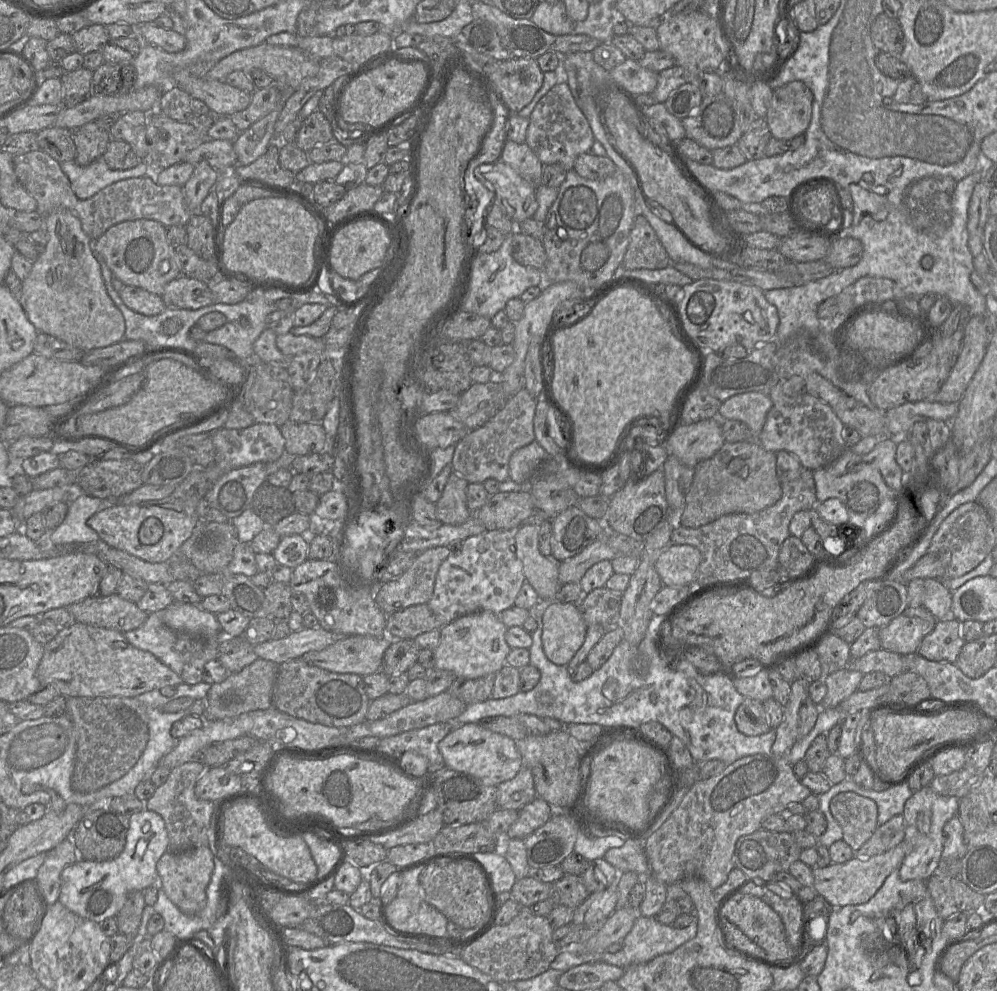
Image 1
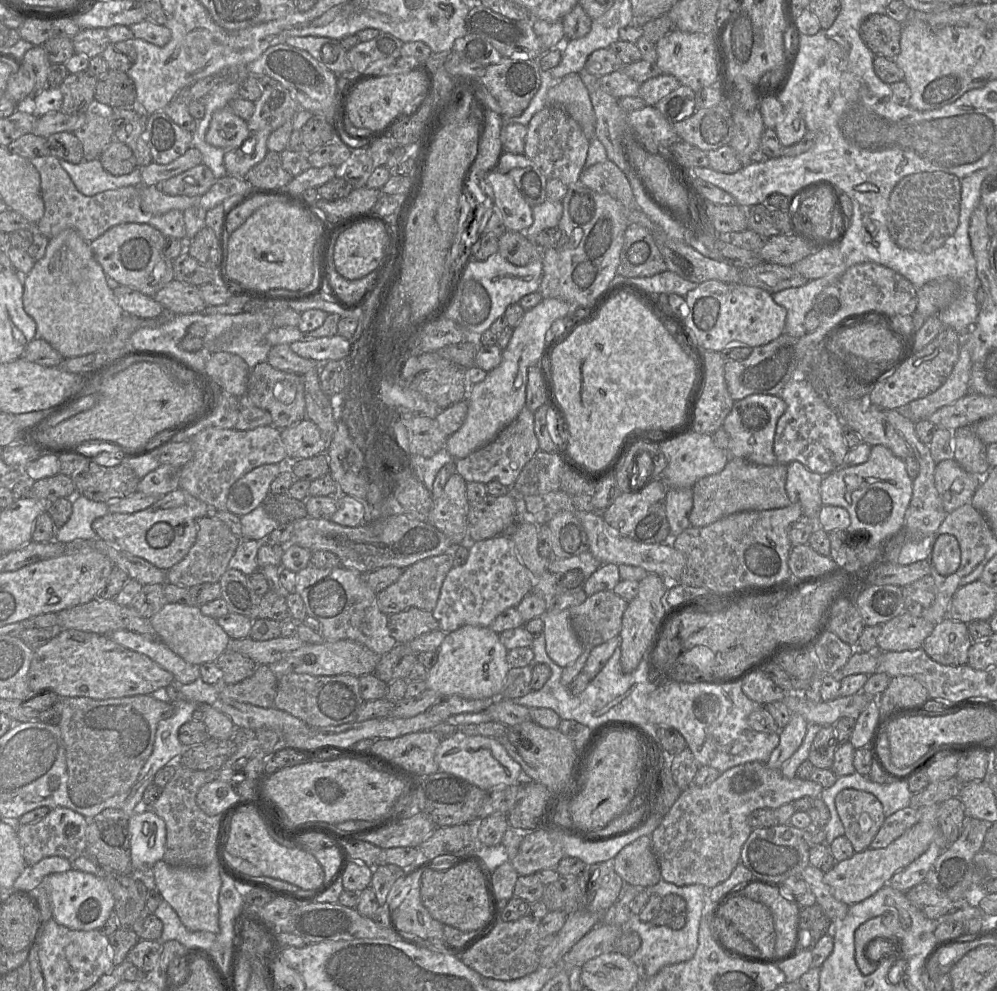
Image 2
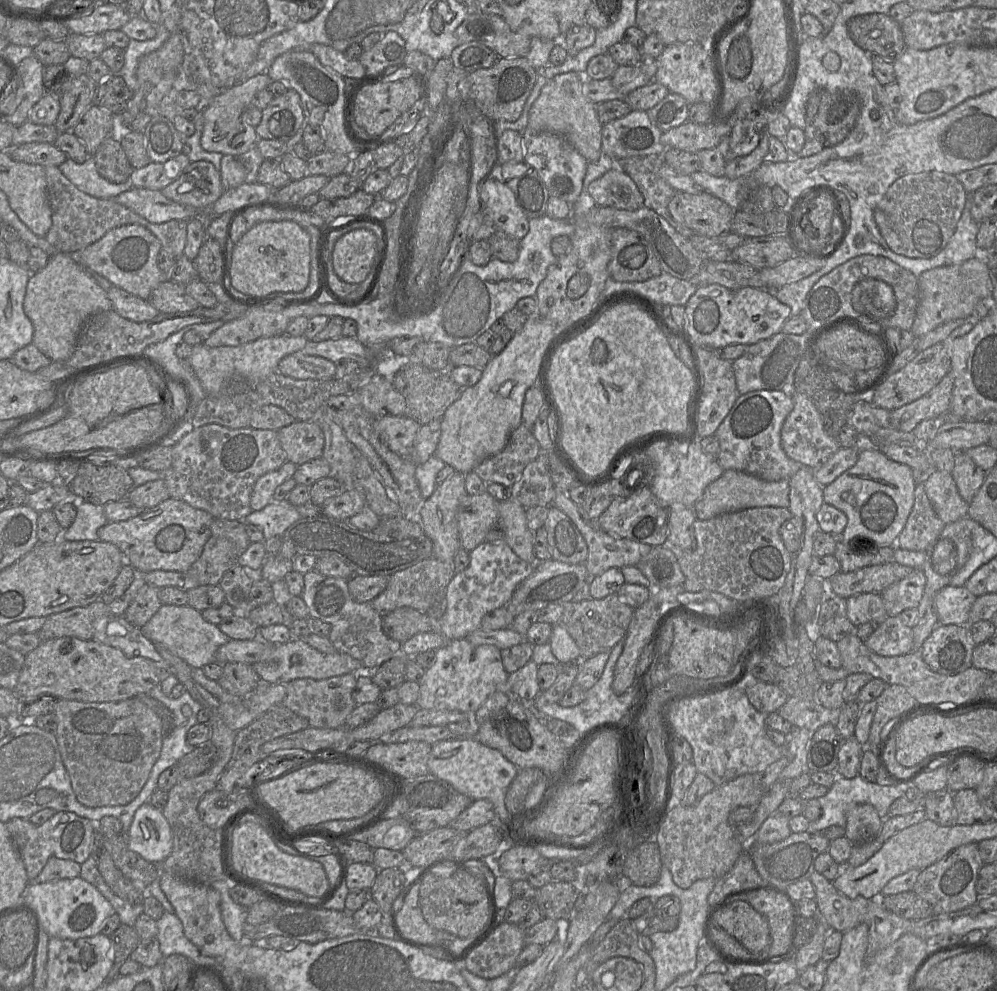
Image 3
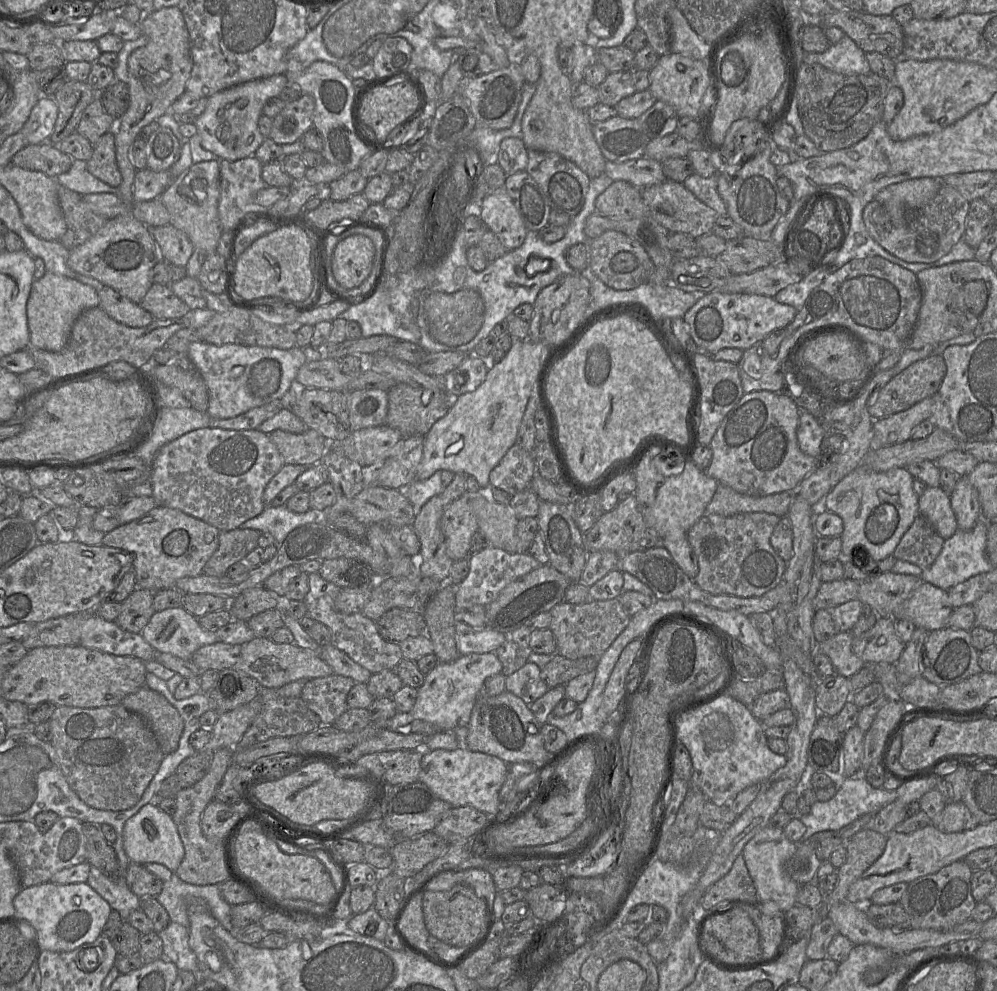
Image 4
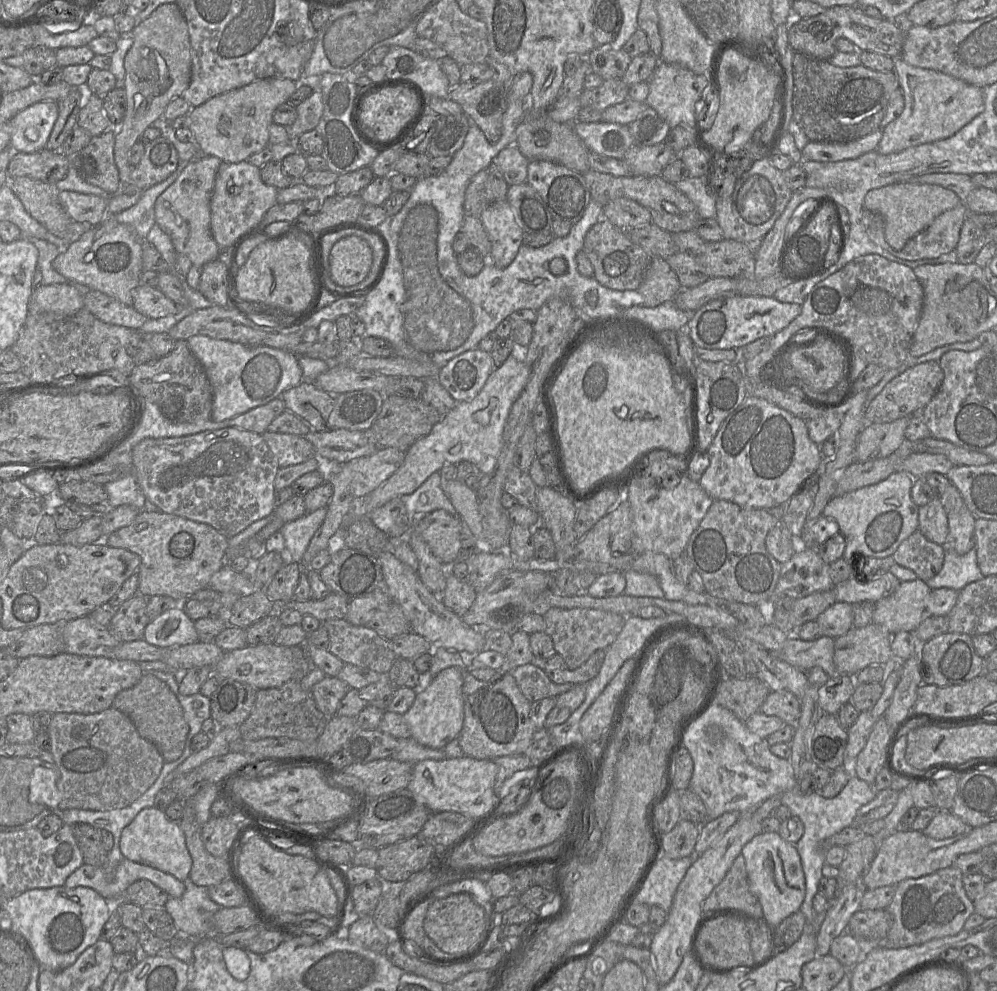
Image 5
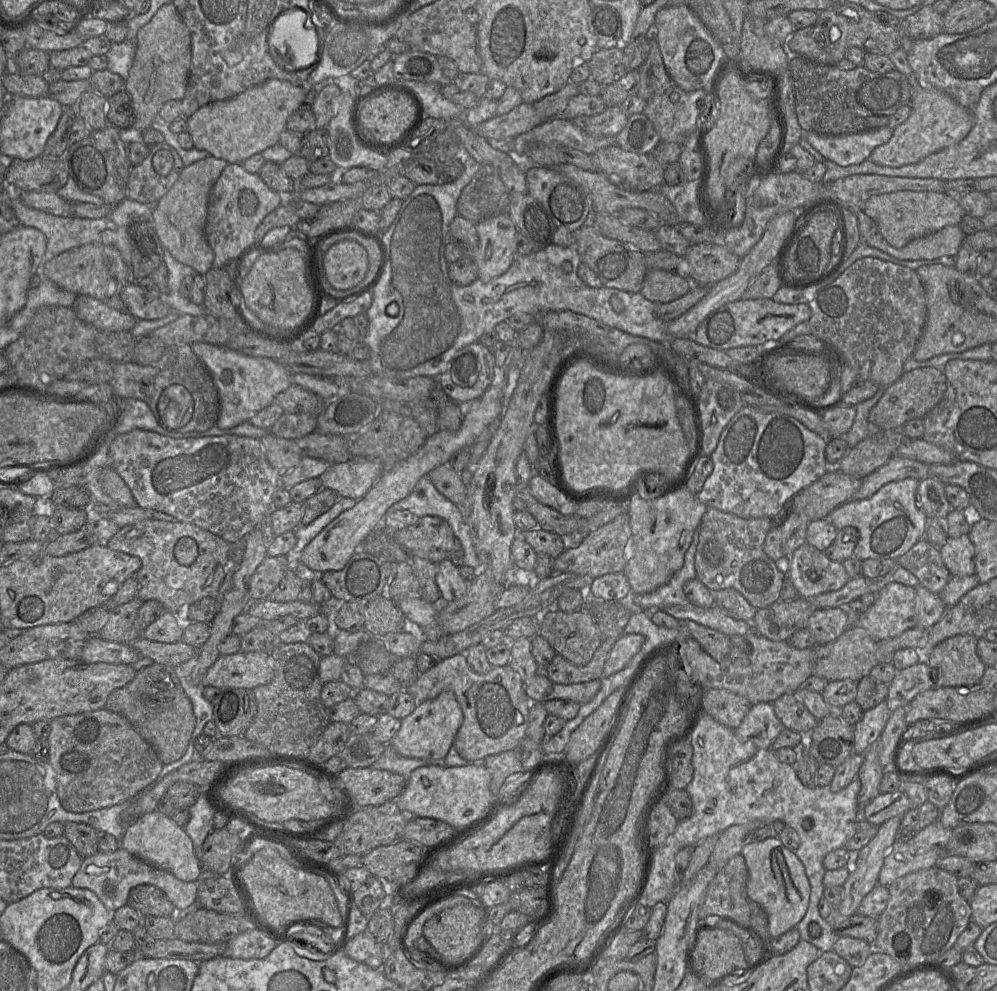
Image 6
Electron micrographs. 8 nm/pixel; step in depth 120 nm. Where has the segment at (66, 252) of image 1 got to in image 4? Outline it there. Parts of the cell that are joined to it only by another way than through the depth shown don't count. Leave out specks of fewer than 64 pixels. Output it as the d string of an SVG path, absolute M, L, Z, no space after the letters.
M46 272L32 282L26 304L30 346L47 351L61 350L69 339L76 318L86 309L99 306L97 290L78 280Z

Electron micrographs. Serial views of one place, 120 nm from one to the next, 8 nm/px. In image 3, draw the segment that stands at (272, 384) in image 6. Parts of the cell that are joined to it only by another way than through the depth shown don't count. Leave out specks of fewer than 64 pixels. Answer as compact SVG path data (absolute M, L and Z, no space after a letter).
M285 332L276 336L261 337L238 346L209 347L204 343L199 343L192 346L188 363L206 394L220 395L225 393L225 381L233 375L242 375L254 388L259 381L278 371L278 363L283 357L300 352L307 341L304 335L292 336Z

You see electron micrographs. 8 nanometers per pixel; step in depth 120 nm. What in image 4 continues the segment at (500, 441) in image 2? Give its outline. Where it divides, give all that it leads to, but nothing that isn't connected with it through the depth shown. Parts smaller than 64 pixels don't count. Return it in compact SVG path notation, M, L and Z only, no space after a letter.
M515 443L490 472L489 487L515 495L530 486L535 471L536 464L533 453Z

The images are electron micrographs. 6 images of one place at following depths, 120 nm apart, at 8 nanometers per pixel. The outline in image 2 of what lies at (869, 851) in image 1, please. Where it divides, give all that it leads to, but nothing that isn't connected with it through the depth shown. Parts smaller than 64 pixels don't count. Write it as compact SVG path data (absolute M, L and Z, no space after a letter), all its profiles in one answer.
M906 807L898 810L894 814L885 818L869 848L880 849L887 847L891 842L900 837L907 829L918 822L917 809Z

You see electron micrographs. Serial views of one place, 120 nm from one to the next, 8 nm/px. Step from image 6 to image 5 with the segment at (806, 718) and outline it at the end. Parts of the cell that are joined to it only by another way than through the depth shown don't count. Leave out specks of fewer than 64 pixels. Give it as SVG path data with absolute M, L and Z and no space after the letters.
M787 690L771 691L759 711L767 716L777 716L786 724L796 725L801 716L801 703Z

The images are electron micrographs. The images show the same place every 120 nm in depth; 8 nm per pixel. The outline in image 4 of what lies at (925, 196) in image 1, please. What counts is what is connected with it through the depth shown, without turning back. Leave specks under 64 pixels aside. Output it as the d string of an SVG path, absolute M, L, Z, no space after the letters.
M943 184L937 195L909 217L908 223L896 228L886 208L876 200L863 209L863 222L868 234L885 250L908 263L931 263L950 252L963 237L970 202L948 184Z

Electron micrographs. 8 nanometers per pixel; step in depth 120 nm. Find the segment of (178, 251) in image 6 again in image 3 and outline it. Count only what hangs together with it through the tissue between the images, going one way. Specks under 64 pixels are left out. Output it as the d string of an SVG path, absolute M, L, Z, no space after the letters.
M205 160L190 162L172 183L160 190L167 198L196 209L210 209L223 193L220 172Z

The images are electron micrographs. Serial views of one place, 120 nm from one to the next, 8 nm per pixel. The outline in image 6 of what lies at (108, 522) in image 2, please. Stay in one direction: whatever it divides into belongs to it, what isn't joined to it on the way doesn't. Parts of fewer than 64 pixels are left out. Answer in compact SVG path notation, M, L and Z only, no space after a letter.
M146 519L132 525L120 527L106 543L113 550L122 551L141 559L142 566L135 574L138 581L137 598L141 602L160 601L166 611L183 615L186 607L195 600L216 596L230 567L230 544L218 535L192 523Z

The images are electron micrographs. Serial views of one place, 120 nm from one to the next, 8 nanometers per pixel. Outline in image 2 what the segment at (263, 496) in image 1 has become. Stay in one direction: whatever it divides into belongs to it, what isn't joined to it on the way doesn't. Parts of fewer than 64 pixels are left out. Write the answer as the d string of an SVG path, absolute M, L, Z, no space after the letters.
M269 493L261 506L279 524L294 523L308 516L305 501L292 498L288 493Z

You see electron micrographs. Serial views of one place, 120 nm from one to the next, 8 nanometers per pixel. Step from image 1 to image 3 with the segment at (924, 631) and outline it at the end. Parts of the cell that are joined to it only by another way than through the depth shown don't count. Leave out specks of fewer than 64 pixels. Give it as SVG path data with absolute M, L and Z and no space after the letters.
M888 616L864 641L874 653L881 656L900 656L914 649L913 629L905 625L898 616Z

